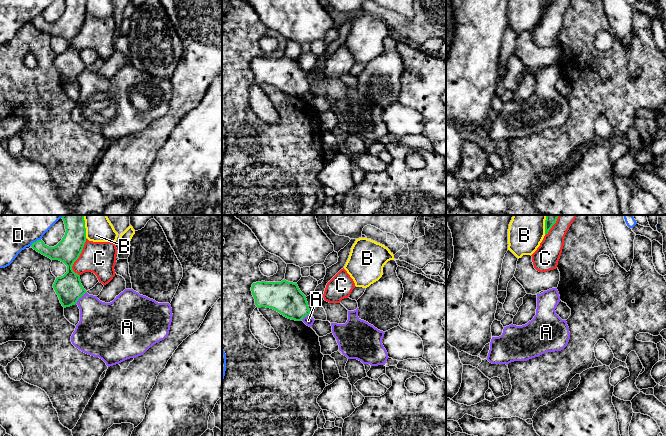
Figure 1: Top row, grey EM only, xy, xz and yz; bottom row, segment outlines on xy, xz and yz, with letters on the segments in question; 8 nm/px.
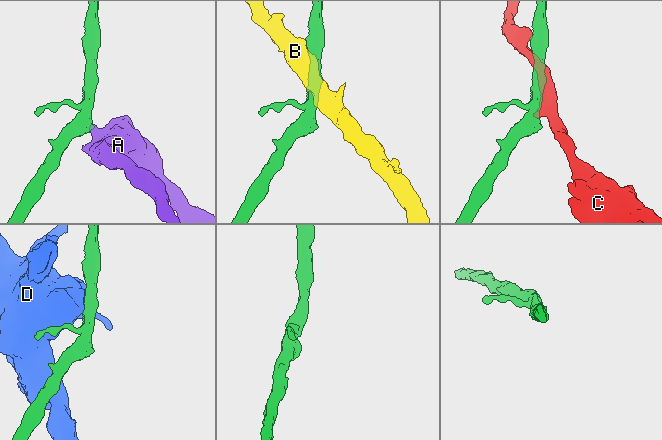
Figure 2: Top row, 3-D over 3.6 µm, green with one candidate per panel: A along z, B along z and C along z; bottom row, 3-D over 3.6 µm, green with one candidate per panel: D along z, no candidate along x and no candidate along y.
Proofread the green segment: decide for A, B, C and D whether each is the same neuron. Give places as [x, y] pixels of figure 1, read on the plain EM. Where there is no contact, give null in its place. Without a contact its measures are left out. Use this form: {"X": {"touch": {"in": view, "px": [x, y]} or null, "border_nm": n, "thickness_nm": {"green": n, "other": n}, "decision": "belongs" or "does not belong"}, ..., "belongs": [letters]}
{"A": {"touch": {"in": "xy", "px": [80, 73]}, "border_nm": 130, "thickness_nm": {"green": 220, "other": 320}, "decision": "does not belong"}, "B": {"touch": {"in": "xy", "px": [85, 7]}, "border_nm": 120, "thickness_nm": {"green": 200, "other": 140}, "decision": "does not belong"}, "C": {"touch": {"in": "xy", "px": [78, 33]}, "border_nm": 320, "thickness_nm": {"green": 200, "other": 260}, "decision": "does not belong"}, "D": {"touch": {"in": "xy", "px": [36, 17]}, "border_nm": 100, "thickness_nm": {"green": 180, "other": 240}, "decision": "does not belong"}, "belongs": []}

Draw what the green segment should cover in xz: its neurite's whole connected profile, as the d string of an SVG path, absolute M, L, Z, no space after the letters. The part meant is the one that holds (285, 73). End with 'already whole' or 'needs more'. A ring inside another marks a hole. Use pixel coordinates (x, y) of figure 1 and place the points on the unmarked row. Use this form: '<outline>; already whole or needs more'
M256 58L251 63L255 81L279 88L284 93L301 97L310 90L306 72L300 67L297 59L288 58Z; already whole

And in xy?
M65 0L65 11L54 23L47 22L42 16L32 19L31 23L51 36L59 36L67 42L67 48L57 53L53 64L64 84L75 81L86 66L81 60L80 51L72 45L86 18L85 0Z; already whole

